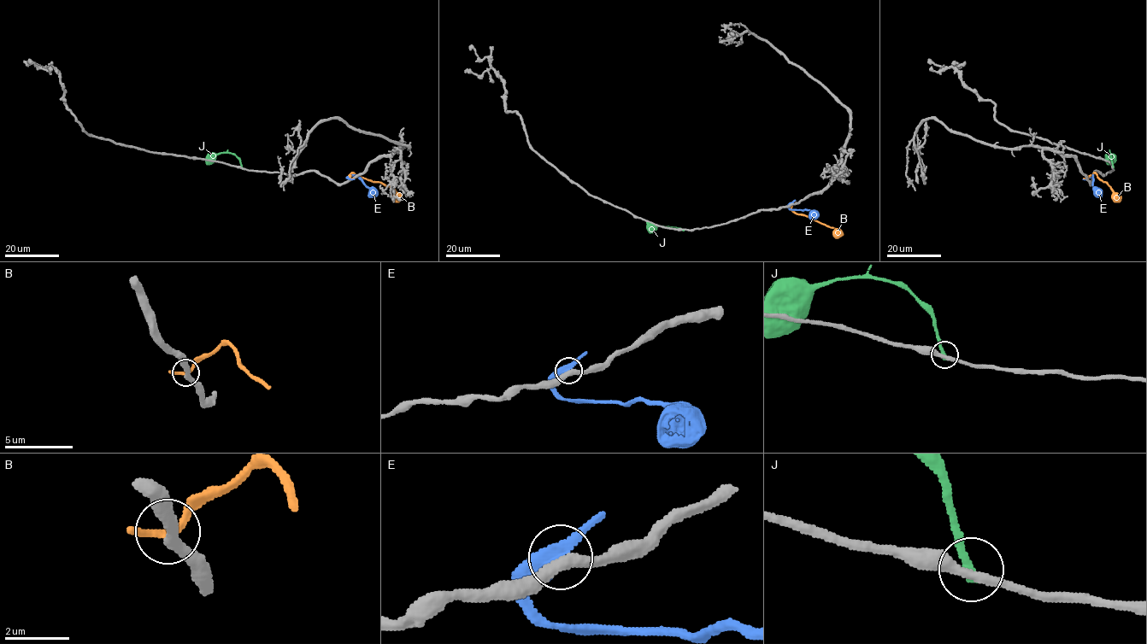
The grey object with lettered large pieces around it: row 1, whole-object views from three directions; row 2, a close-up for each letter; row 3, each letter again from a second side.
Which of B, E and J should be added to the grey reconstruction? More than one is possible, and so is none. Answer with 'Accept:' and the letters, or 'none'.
Accept: none

